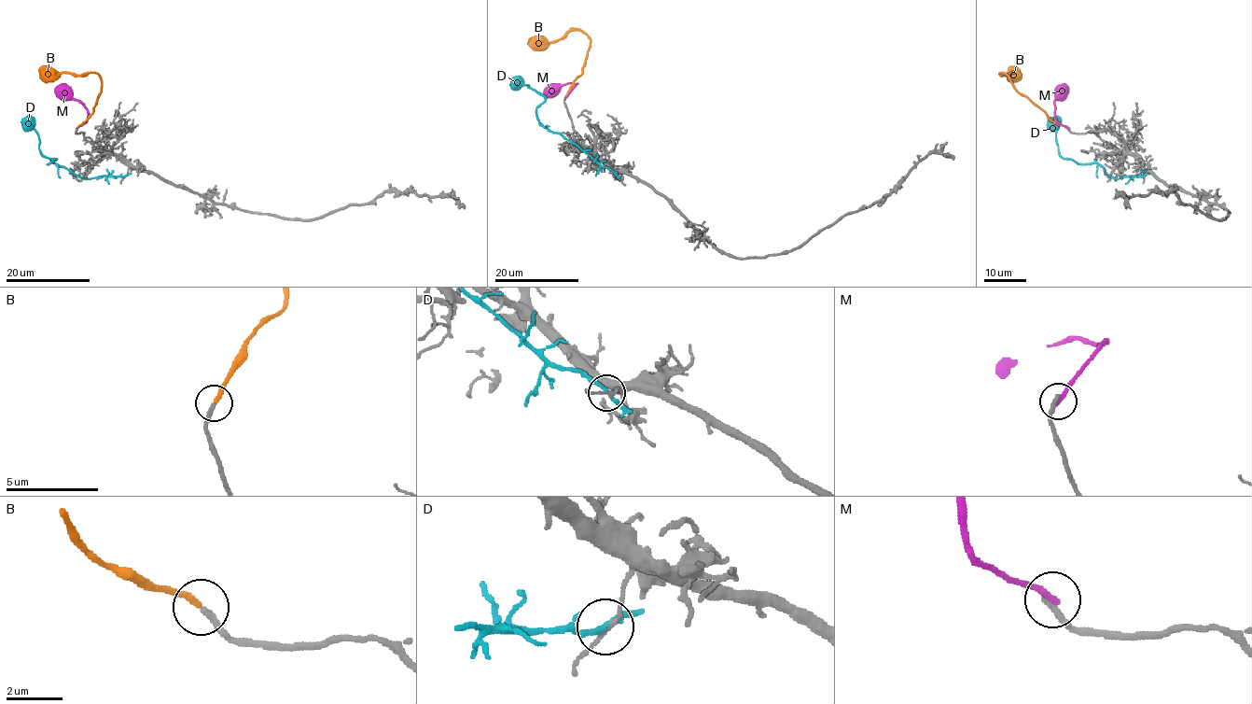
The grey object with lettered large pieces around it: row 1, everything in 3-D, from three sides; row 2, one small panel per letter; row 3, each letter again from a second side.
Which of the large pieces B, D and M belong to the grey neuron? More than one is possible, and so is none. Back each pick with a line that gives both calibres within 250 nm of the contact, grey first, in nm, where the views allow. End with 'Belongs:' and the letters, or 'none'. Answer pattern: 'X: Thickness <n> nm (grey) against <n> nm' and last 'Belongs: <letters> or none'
B: Thickness 240 nm (grey) against 220 nm
Belongs: B

